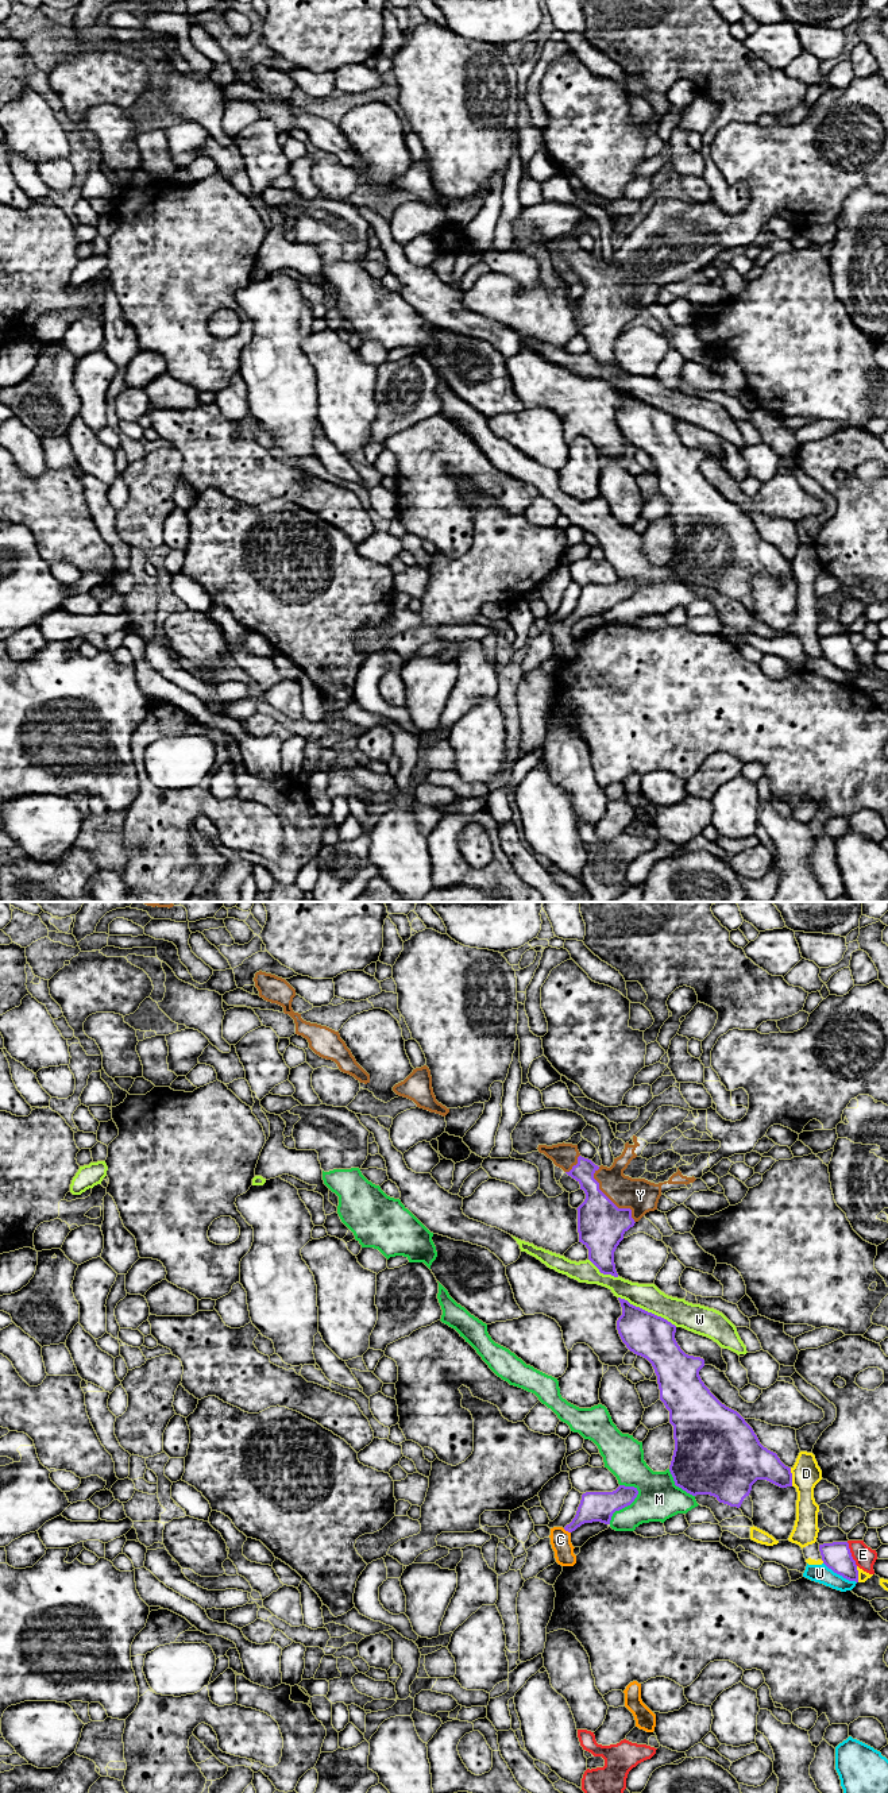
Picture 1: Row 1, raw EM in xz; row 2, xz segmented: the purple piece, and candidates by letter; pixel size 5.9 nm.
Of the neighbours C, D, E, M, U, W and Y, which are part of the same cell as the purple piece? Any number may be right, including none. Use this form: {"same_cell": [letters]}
{"same_cell": ["Y"]}

